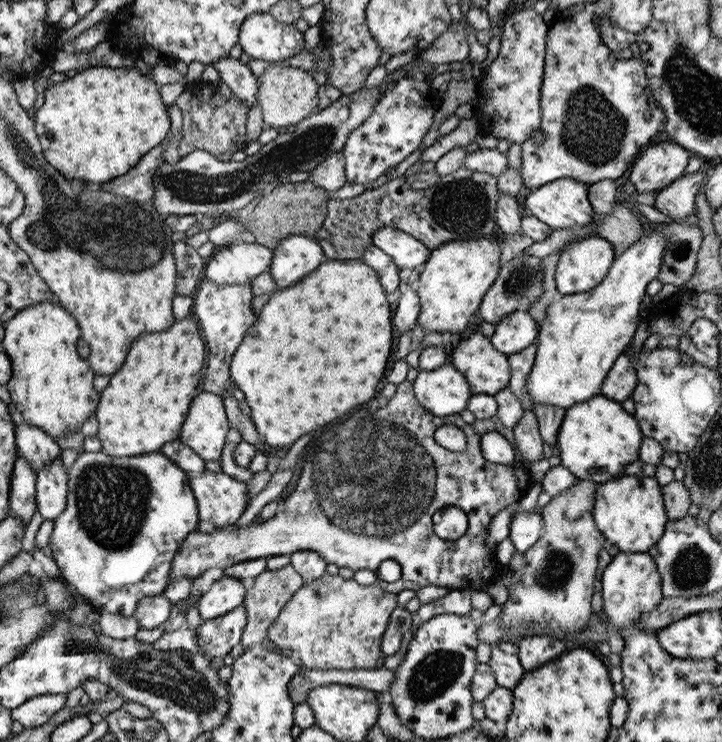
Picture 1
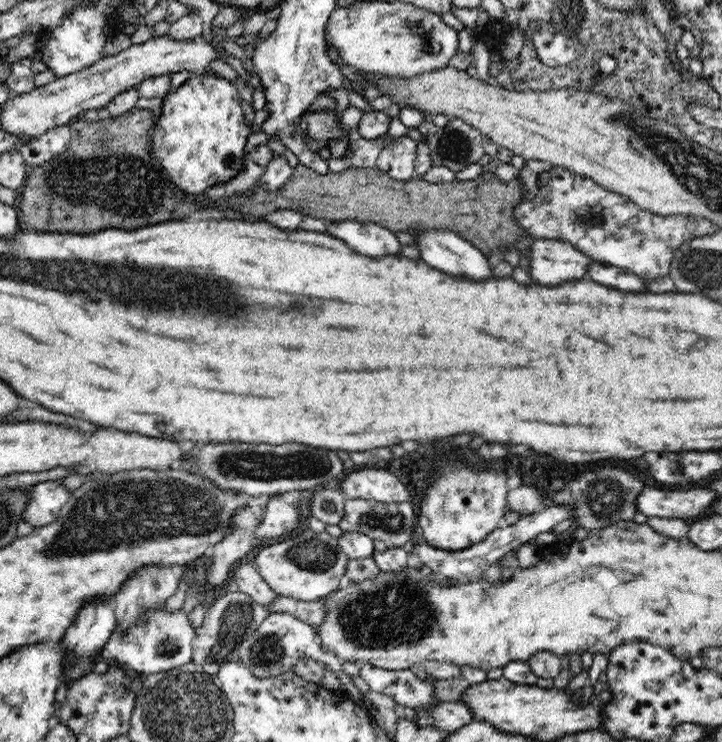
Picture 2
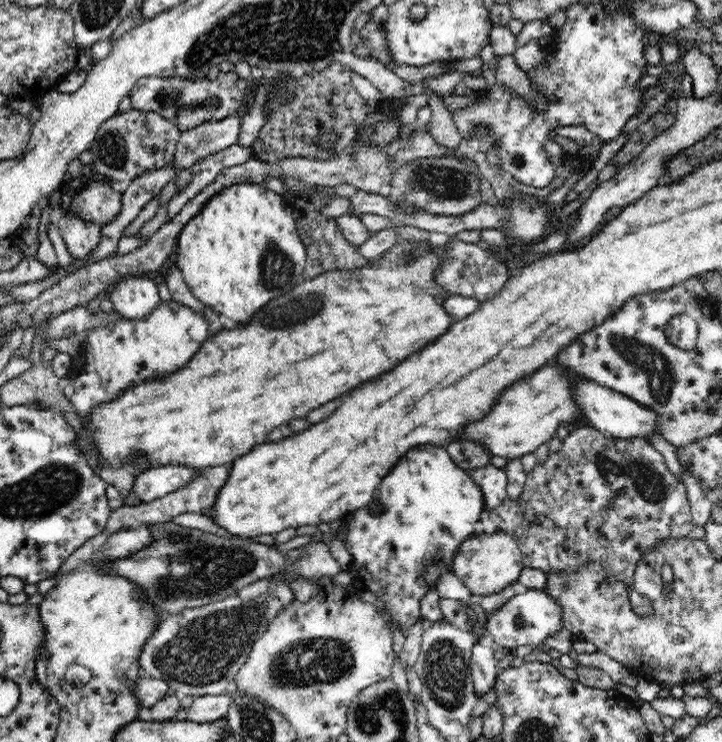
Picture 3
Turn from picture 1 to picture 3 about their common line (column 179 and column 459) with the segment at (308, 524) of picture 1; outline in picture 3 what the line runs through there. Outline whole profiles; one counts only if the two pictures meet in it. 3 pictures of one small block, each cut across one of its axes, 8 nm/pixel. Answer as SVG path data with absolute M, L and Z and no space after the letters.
M493 528L467 539L459 548L452 564L453 573L464 583L470 594L481 597L498 594L516 584L524 567L522 551L516 539L504 531Z

